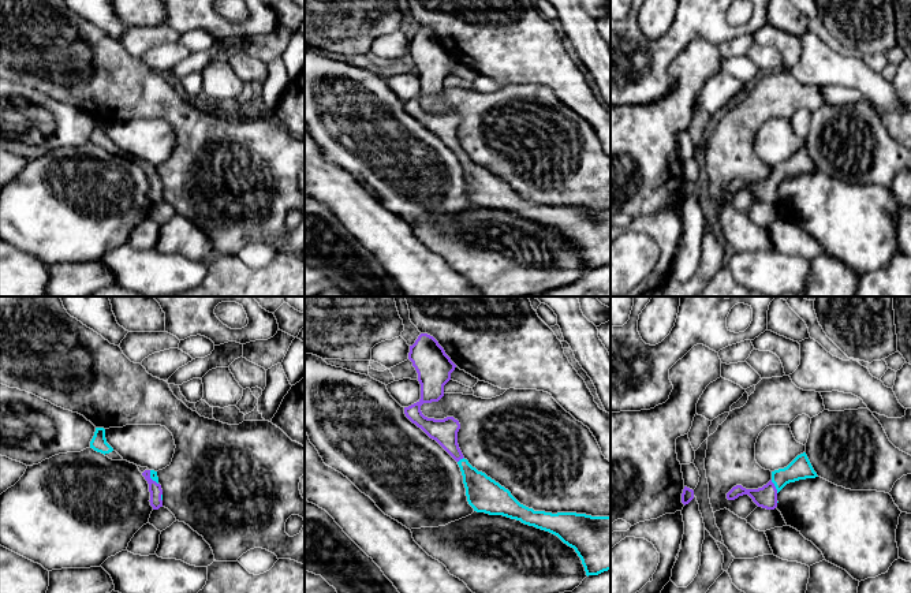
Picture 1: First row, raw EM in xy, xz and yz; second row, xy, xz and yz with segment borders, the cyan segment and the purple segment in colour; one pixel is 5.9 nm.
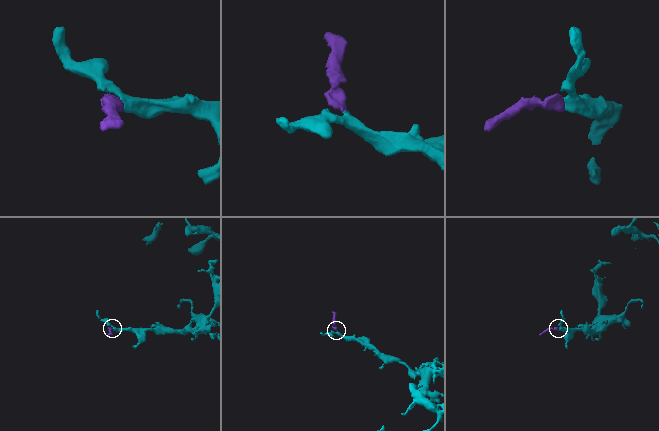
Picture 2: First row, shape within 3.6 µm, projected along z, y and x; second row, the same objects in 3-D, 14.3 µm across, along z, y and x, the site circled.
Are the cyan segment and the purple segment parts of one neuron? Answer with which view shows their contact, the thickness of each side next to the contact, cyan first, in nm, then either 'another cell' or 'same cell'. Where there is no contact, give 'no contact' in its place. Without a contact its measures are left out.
contact in yz; calibres 130 and 130 nm; same cell

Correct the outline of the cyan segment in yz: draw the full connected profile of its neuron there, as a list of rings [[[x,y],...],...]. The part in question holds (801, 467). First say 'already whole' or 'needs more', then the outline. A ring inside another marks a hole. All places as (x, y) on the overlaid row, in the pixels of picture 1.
needs more; [[[806,452],[798,455],[787,467],[772,471],[772,480],[758,489],[746,489],[742,485],[733,486],[728,493],[728,500],[748,495],[753,501],[762,508],[774,510],[777,507],[777,493],[789,482],[818,477]]]

